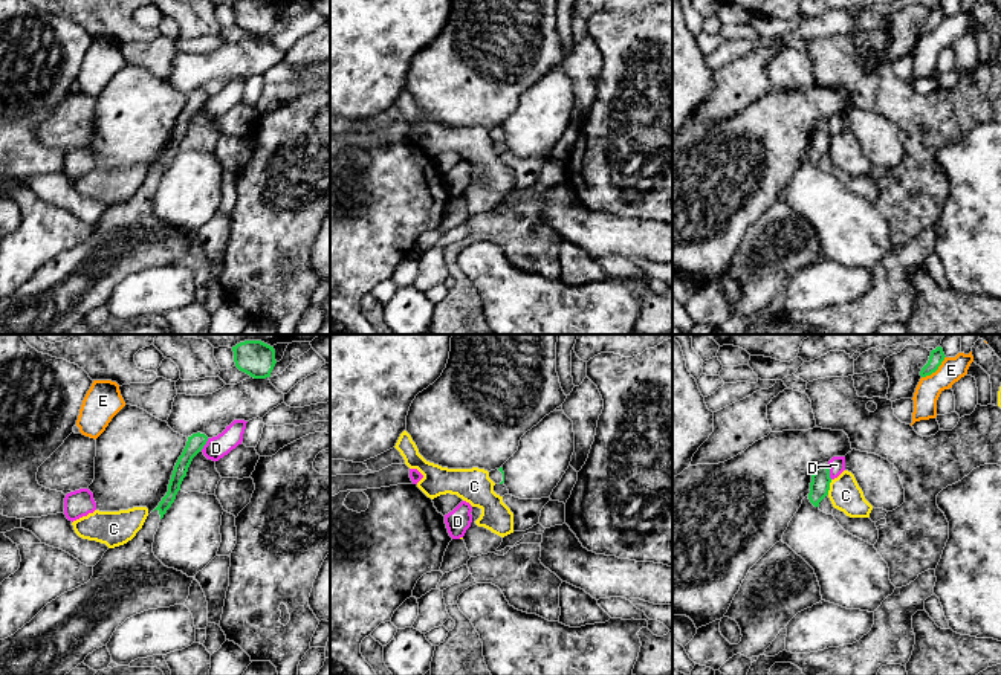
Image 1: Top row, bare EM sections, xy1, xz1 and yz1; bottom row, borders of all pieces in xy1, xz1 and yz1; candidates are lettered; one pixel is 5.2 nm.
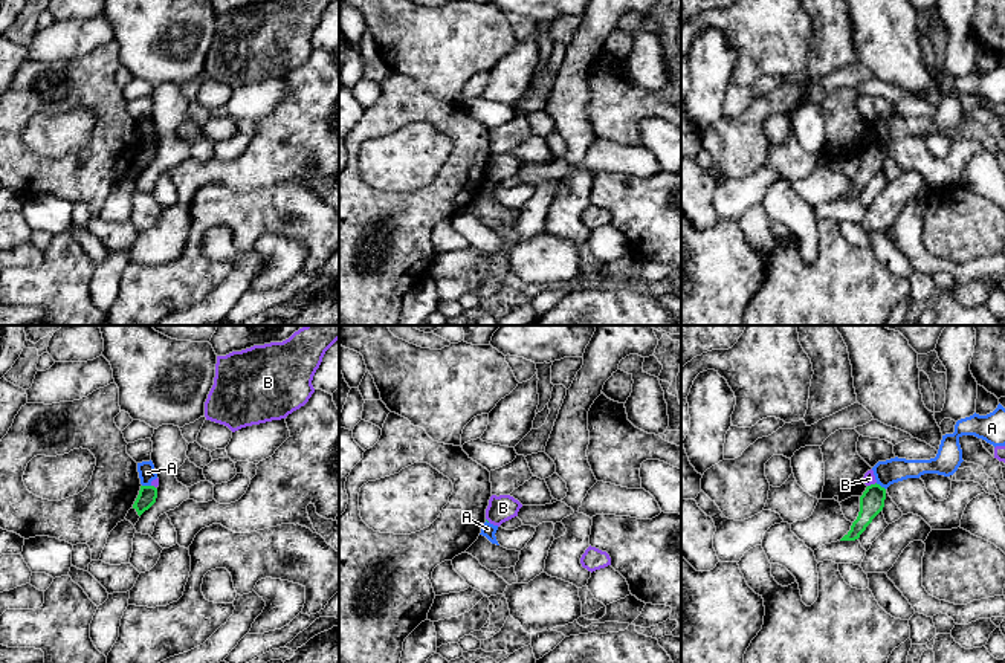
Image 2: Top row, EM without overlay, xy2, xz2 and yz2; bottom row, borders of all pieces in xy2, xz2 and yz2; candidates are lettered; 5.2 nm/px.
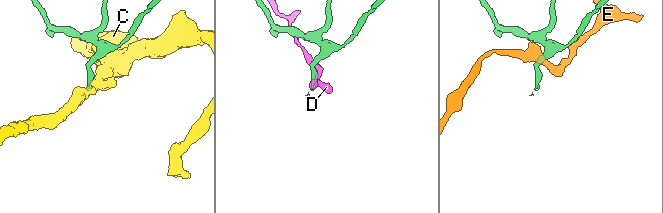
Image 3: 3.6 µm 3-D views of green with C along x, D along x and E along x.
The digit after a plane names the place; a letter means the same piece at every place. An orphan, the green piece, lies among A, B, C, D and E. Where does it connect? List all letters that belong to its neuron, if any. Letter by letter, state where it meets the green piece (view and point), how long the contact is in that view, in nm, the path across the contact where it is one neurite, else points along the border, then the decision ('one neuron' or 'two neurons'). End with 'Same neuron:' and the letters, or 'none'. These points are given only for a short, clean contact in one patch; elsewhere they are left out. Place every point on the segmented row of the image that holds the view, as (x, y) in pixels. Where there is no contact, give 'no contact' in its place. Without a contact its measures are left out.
A: contact yz2 (878, 485); length 70 nm; border yz2 (875, 483), (885, 489); two neurons
B: contact yz2 (871, 485); length 50 nm; border yz2 (875, 481), (868, 486); two neurons
C: contact yz1 (829, 487); length 80 nm; border yz1 (832, 480), (827, 494); two neurons
D: contact yz1 (829, 472); length 90 nm; two neurons
E: contact yz1 (936, 370); length 170 nm; border yz1 (945, 356), (934, 371), (922, 377); two neurons
Same neuron: none

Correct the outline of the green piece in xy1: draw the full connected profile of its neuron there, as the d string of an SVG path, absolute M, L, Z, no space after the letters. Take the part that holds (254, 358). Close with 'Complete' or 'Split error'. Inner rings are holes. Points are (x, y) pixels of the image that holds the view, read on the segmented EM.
M245 341L232 347L235 367L254 379L270 377L277 363L274 347L261 341Z. Complete

